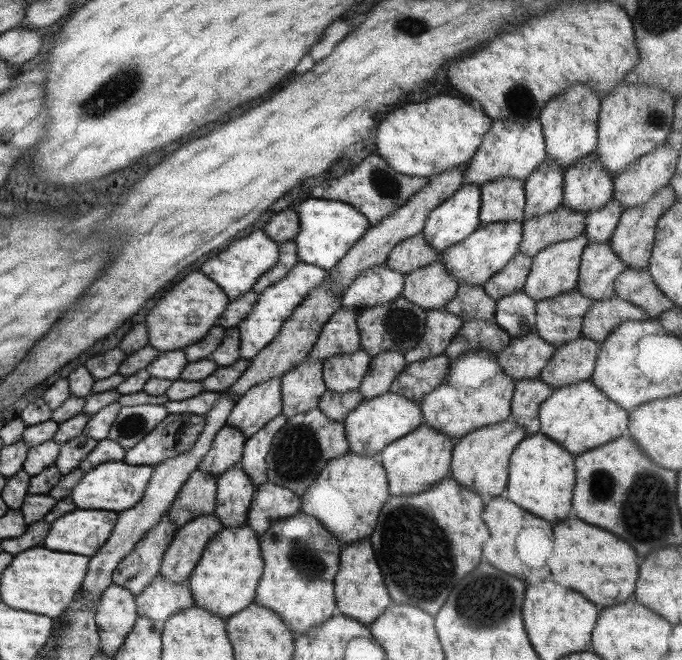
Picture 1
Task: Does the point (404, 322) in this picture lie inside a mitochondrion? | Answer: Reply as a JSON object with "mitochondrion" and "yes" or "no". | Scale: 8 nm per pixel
{"mitochondrion":"yes"}

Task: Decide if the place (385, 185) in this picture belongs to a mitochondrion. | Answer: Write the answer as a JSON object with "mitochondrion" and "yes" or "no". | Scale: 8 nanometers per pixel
{"mitochondrion":"yes"}

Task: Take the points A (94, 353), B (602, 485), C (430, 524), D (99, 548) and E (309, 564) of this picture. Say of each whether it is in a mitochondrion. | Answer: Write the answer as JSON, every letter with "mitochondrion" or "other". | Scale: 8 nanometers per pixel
{"A":"other","B":"mitochondrion","C":"mitochondrion","D":"other","E":"mitochondrion"}

